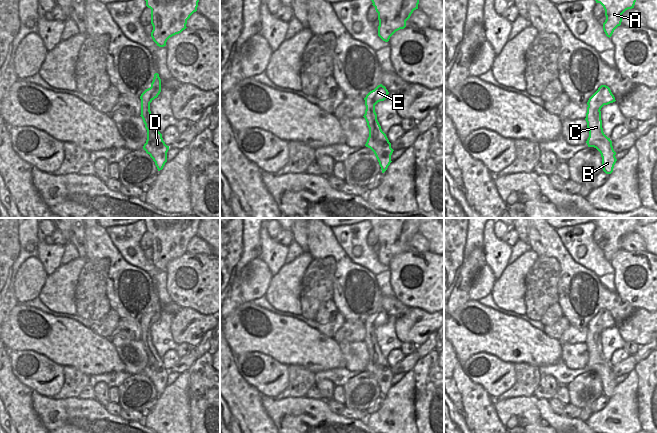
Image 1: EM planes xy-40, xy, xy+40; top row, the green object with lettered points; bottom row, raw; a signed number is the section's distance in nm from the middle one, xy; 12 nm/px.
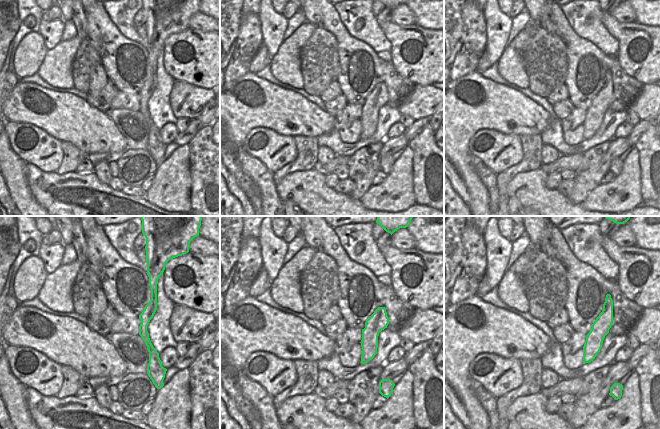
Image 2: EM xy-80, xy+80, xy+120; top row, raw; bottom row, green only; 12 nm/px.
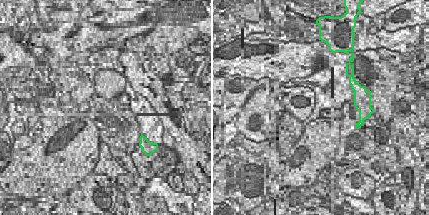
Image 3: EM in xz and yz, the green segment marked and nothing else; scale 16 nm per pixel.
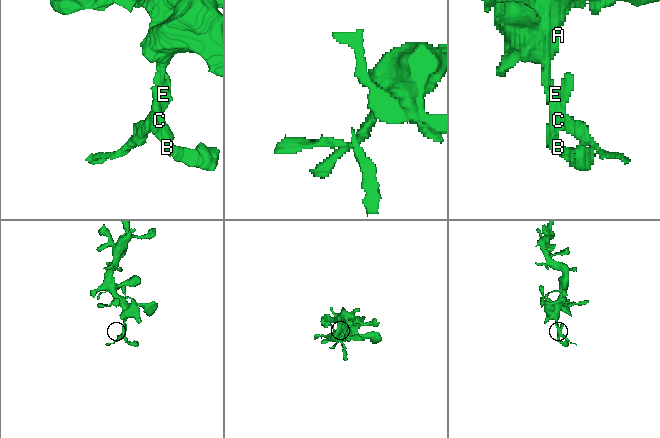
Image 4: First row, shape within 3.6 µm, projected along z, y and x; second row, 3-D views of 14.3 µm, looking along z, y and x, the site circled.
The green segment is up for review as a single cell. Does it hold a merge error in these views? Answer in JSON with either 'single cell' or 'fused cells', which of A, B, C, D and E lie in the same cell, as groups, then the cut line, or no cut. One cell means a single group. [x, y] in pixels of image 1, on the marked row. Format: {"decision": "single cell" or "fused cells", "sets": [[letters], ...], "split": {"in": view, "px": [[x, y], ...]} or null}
{"decision": "fused cells", "sets": [["A", "E"], ["B", "C", "D"]], "split": {"in": "xy+40", "px": [[588, 106], [596, 103], [599, 110]]}}

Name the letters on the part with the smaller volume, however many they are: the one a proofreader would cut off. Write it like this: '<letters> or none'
B, C, D

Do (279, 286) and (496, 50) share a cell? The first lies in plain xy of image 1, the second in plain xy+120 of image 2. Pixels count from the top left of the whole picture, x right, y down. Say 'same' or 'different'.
different

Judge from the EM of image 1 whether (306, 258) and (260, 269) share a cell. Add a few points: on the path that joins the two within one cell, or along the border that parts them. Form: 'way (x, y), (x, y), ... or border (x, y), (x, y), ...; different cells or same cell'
border (272, 276), (269, 287), (263, 295); different cells

